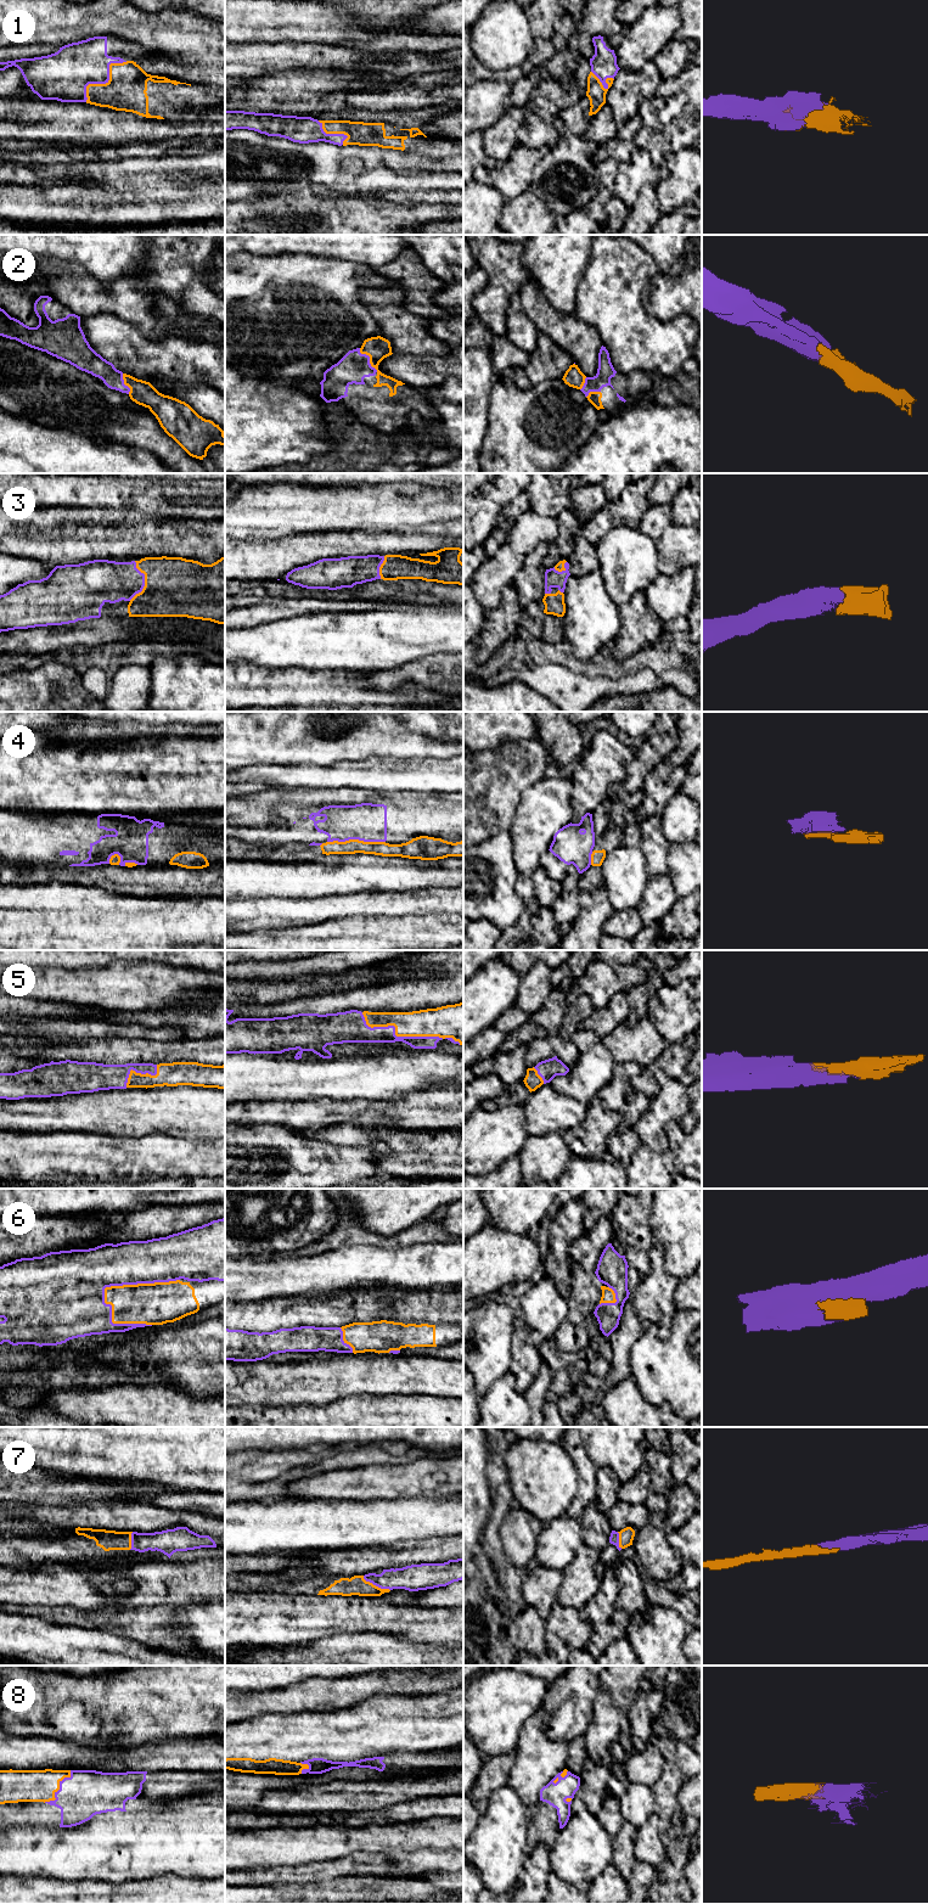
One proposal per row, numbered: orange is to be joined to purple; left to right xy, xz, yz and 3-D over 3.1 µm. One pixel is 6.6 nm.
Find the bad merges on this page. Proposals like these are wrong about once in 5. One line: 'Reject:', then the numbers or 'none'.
Reject: 4

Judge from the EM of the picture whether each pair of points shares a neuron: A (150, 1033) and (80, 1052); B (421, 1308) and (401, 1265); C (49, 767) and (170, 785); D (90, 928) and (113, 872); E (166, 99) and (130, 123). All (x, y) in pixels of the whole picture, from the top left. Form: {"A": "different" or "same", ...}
{"A": "different", "B": "different", "C": "same", "D": "different", "E": "different"}

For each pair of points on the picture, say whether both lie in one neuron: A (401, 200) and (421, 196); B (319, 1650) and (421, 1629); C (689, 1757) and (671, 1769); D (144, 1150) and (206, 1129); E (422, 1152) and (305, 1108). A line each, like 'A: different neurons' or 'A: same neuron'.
A: same neuron
B: different neurons
C: different neurons
D: different neurons
E: different neurons

